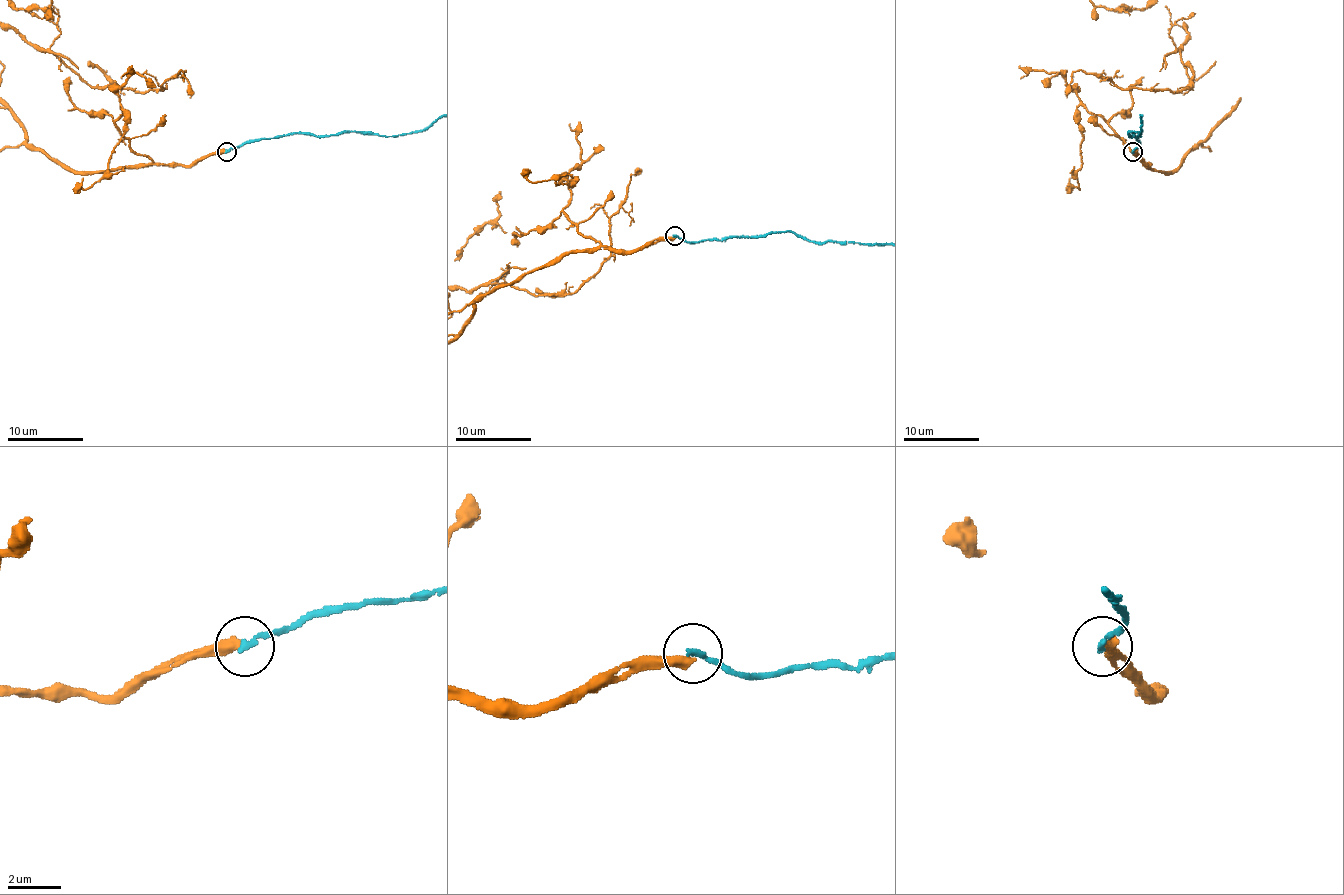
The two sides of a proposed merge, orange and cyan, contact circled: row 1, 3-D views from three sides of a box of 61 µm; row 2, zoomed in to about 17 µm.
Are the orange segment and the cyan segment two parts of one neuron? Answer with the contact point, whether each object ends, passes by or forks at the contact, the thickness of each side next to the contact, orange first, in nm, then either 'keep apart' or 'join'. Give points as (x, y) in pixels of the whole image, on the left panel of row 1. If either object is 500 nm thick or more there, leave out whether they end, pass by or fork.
at (226, 151); orange ends there; cyan ends there; 400 nm thick on the orange side, 220 nm on the other; keep apart

